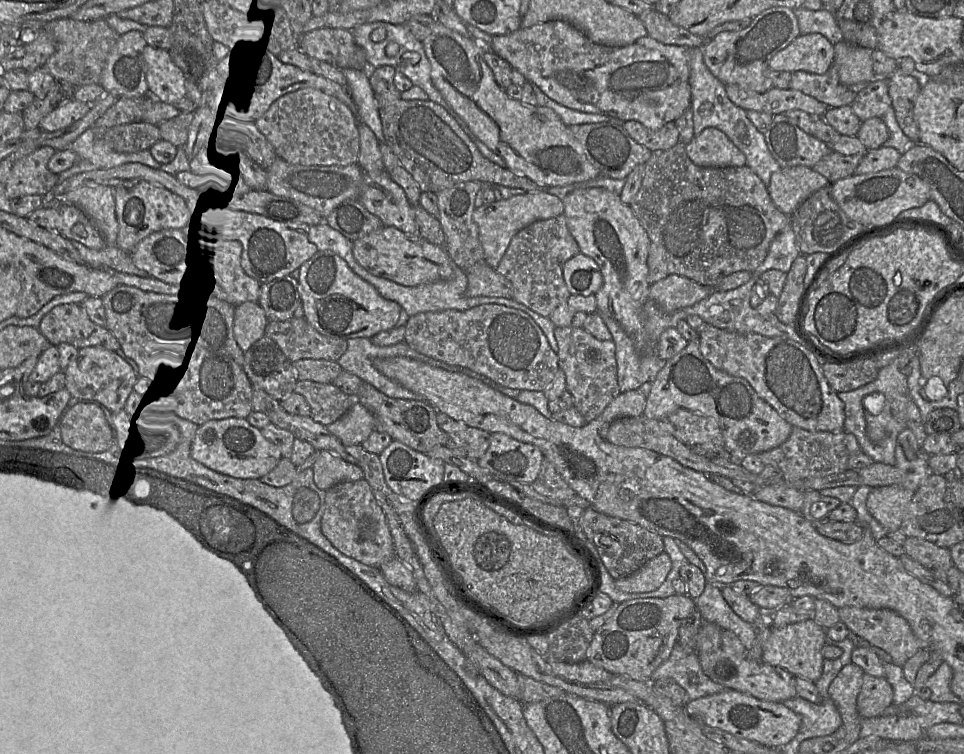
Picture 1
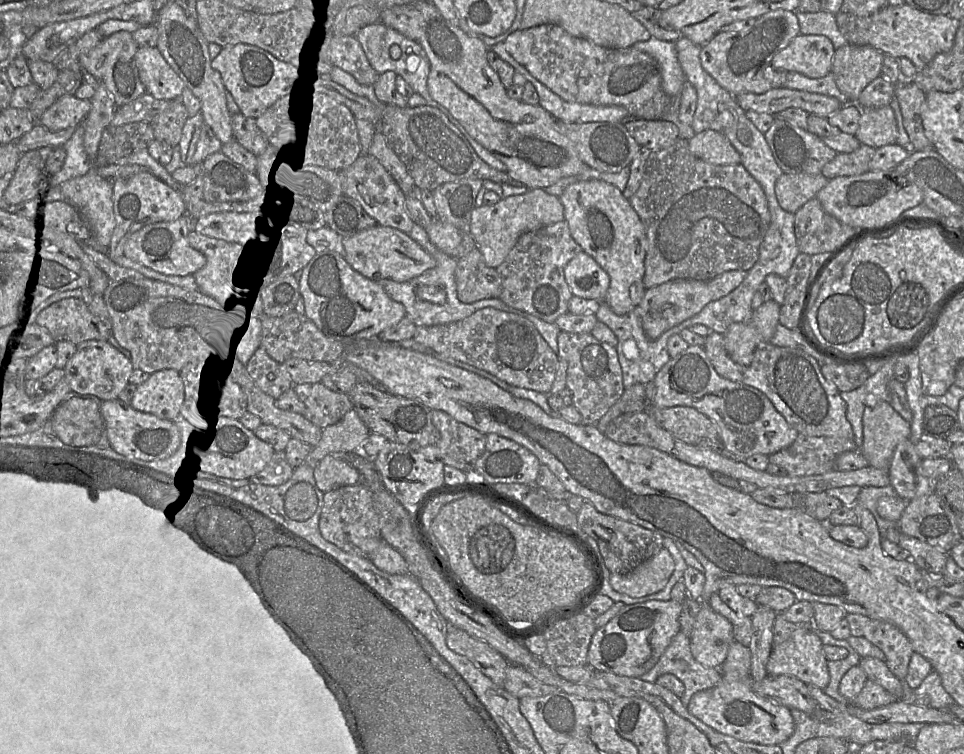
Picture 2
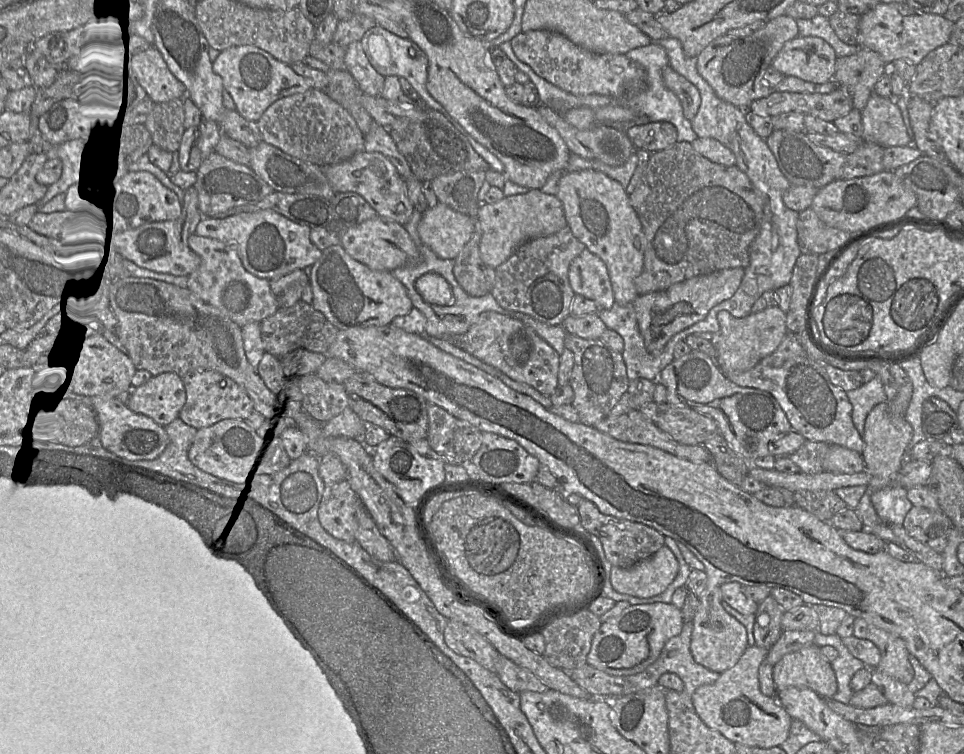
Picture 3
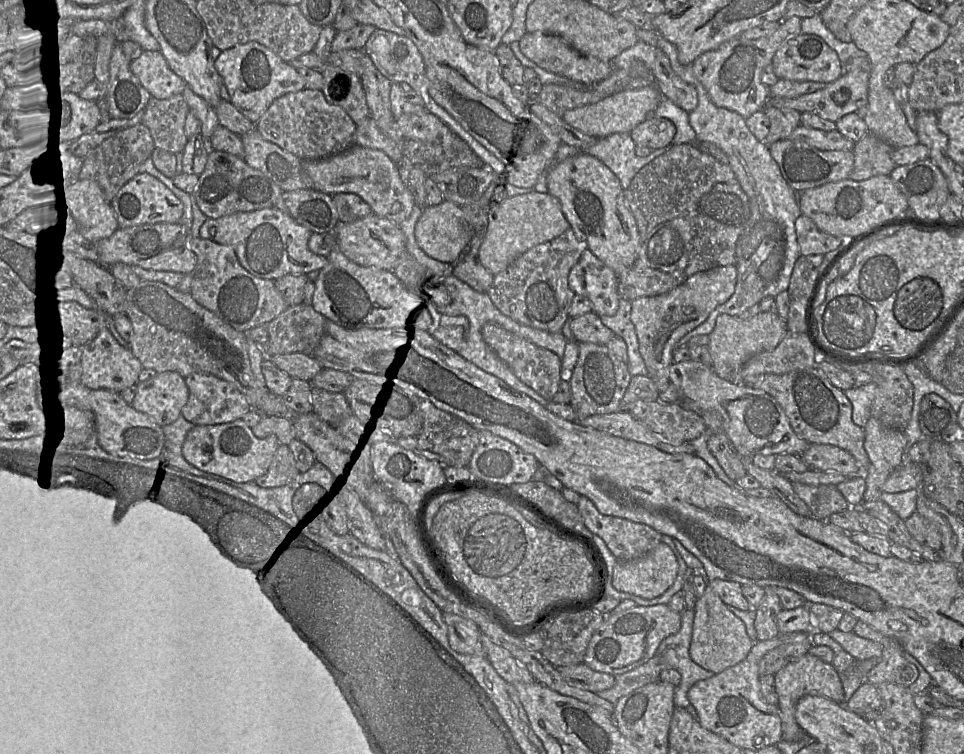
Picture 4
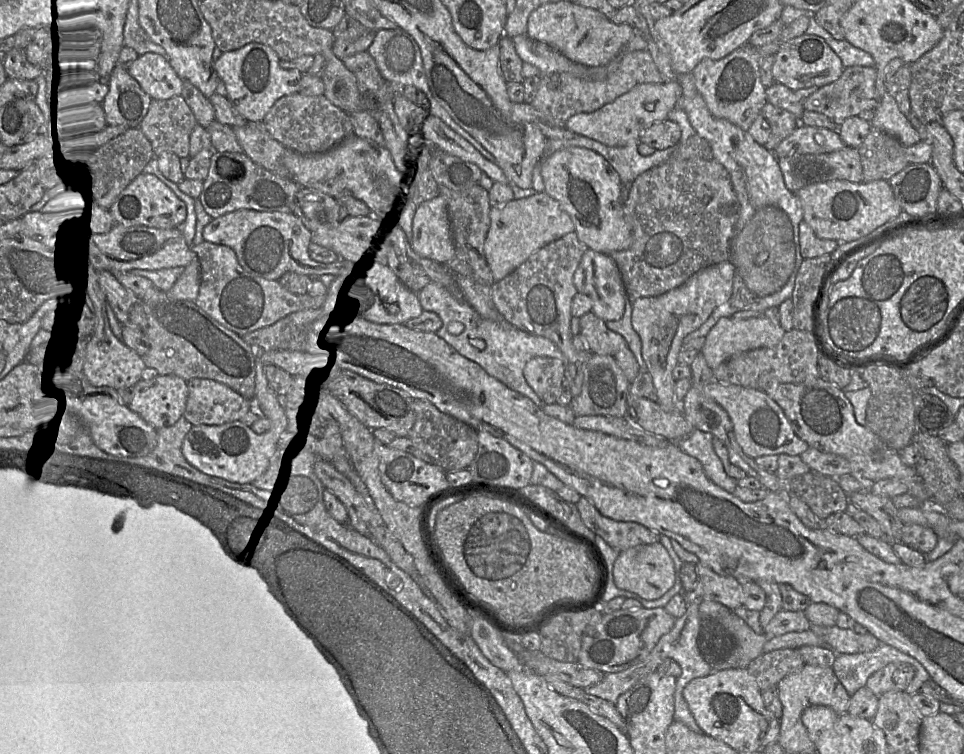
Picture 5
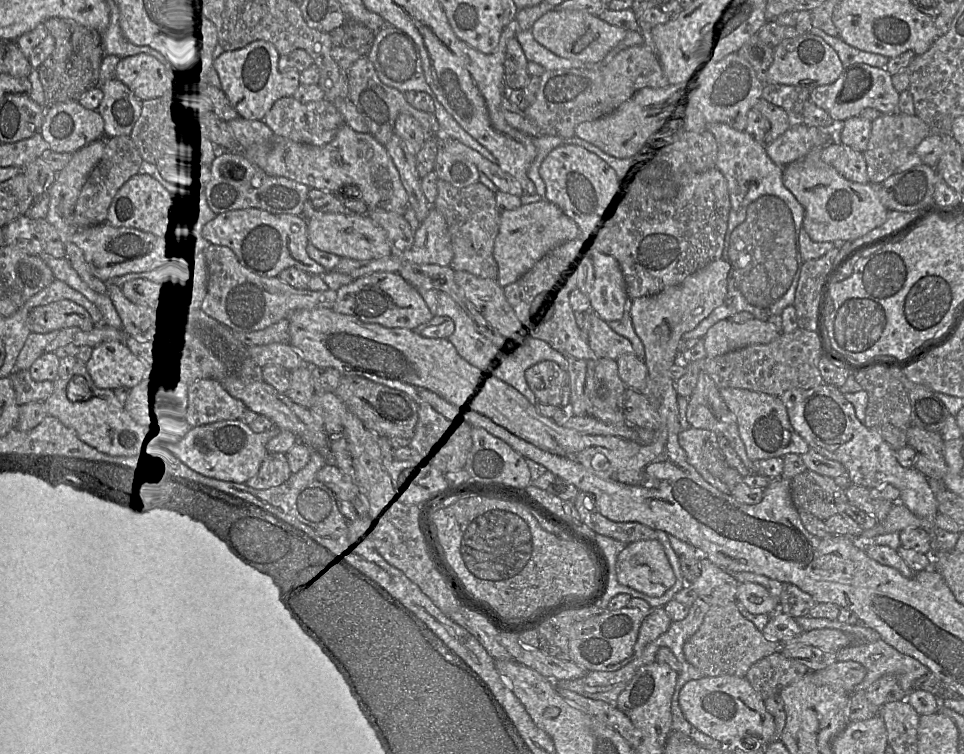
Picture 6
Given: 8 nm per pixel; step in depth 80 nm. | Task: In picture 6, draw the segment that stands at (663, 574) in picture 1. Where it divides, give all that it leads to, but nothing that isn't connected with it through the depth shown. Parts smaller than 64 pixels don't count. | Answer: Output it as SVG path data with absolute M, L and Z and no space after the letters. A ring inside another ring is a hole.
M655 540L631 542L616 561L618 582L650 597L660 597L676 581L661 543Z

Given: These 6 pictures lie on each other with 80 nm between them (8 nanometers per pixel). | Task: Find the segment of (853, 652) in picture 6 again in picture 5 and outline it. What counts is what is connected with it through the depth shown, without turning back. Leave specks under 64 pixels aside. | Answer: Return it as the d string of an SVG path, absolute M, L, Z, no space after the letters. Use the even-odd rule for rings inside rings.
M881 643L875 650L857 654L837 654L832 669L849 695L866 686L868 678L891 662L905 662L915 669L915 676L907 686L910 695L920 693L922 684L930 675L914 657Z

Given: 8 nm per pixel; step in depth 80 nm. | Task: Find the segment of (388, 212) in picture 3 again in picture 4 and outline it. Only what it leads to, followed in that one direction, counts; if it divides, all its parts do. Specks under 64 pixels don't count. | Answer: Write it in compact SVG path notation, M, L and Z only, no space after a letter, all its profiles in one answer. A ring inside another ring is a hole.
M355 144L344 152L320 160L304 160L302 168L314 190L334 195L353 193L361 197L376 216L399 225L413 208L414 199L403 183L397 165L381 150Z

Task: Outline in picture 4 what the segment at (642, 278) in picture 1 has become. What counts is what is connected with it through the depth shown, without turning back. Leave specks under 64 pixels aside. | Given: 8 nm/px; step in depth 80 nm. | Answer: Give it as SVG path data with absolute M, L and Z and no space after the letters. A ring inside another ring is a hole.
M579 153L559 163L554 163L548 170L547 186L548 193L560 201L562 212L578 241L584 242L594 255L616 273L618 278L623 273L627 273L637 258L640 234L636 220L627 204L625 189L619 178L599 159Z

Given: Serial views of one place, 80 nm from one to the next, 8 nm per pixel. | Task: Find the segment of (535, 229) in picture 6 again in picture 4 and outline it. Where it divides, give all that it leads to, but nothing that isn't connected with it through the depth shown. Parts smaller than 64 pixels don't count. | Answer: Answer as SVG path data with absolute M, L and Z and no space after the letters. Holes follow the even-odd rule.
M535 190L510 198L501 205L489 206L486 220L488 235L481 256L485 268L494 275L530 248L558 237L571 227L562 212L560 201L548 192Z

